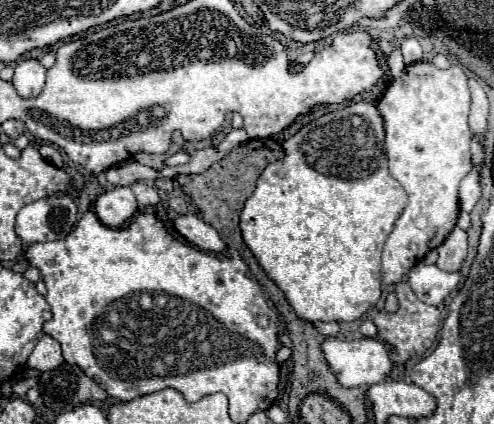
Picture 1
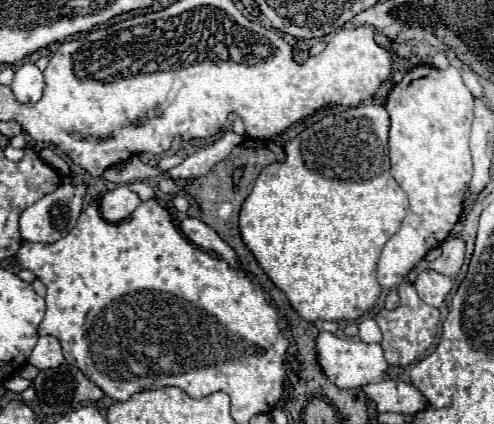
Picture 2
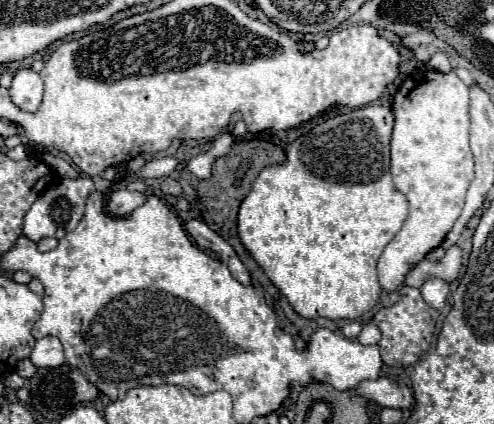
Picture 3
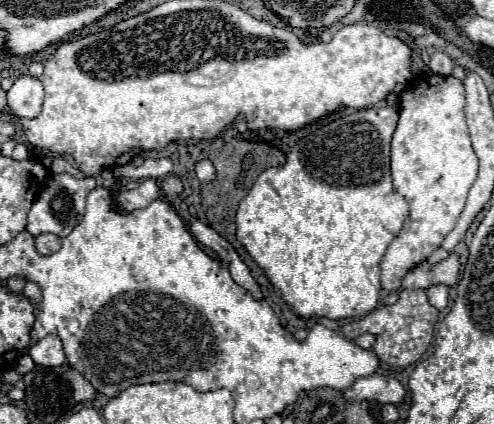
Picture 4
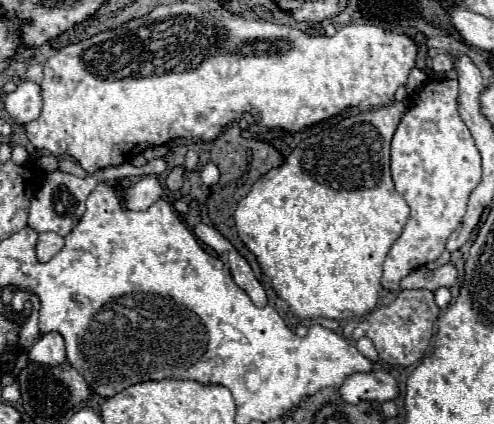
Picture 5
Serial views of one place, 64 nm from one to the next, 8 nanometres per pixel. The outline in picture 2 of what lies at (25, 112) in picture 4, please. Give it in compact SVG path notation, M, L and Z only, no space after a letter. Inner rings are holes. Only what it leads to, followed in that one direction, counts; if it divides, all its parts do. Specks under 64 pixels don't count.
M24 64L16 70L12 92L20 104L34 104L40 100L44 90L44 76L34 64Z

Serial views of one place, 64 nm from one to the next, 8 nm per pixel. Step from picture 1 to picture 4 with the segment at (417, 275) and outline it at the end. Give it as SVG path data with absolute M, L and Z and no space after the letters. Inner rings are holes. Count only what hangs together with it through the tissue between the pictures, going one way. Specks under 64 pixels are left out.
M444 284L432 286L426 290L426 294L430 298L430 304L436 306L438 310L444 310L448 306L448 286L444 286Z

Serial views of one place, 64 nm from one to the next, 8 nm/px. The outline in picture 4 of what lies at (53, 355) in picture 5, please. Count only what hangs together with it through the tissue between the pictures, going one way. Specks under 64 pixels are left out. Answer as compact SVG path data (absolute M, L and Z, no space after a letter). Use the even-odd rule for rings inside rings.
M48 334L42 340L38 340L36 344L32 344L28 354L40 366L62 366L66 362L62 342L56 334Z

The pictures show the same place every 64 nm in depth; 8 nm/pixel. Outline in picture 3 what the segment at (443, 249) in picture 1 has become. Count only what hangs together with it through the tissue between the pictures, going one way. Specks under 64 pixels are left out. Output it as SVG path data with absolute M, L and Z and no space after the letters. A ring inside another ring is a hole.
M452 246L446 250L446 256L438 262L430 262L430 260L422 260L420 264L416 264L408 274L404 284L412 286L412 288L420 288L424 284L426 278L440 278L446 280L448 284L452 284L462 268L462 250L458 246Z

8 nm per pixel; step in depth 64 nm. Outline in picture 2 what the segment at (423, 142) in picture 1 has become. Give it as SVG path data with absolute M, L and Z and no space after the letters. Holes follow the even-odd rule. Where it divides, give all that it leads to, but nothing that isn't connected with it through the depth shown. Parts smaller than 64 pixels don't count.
M418 64L408 70L400 84L394 86L386 100L386 108L390 112L390 162L392 176L398 186L406 192L410 200L408 214L400 226L400 230L386 242L382 256L378 260L378 282L382 288L396 288L404 282L406 274L432 250L438 248L458 222L462 214L464 194L472 178L470 164L470 148L468 148L468 128L472 114L472 94L464 86L460 70L450 66L448 70L438 70L434 66Z

